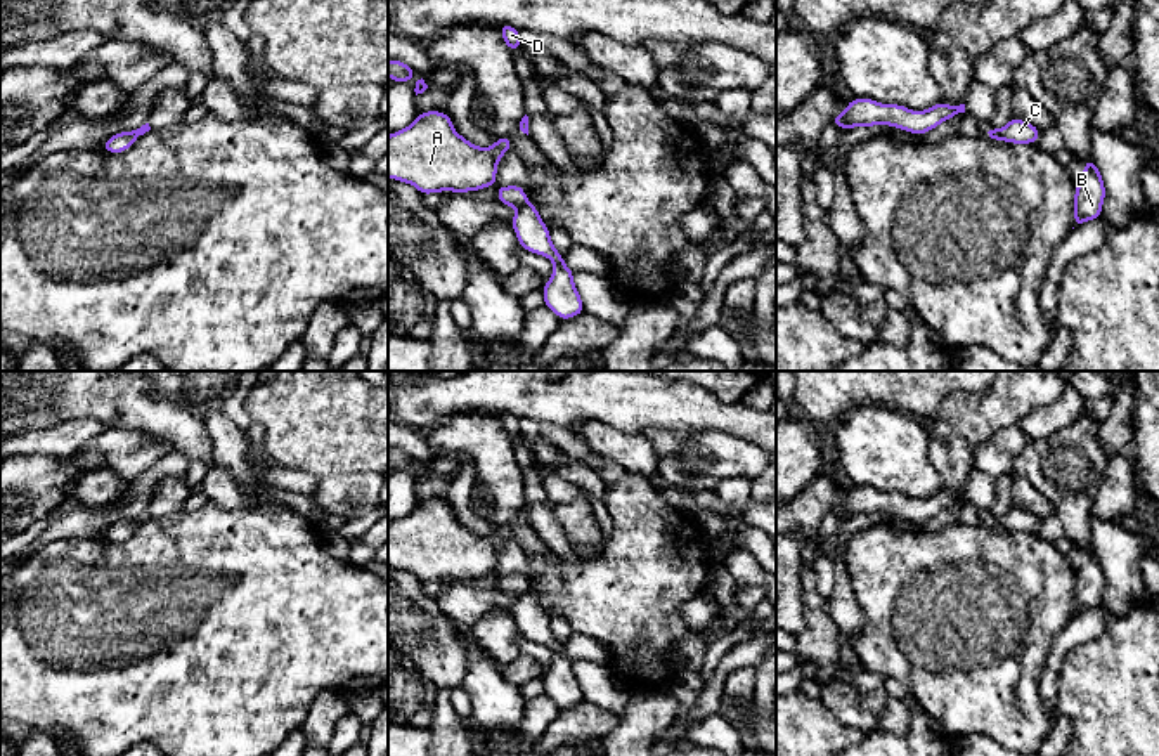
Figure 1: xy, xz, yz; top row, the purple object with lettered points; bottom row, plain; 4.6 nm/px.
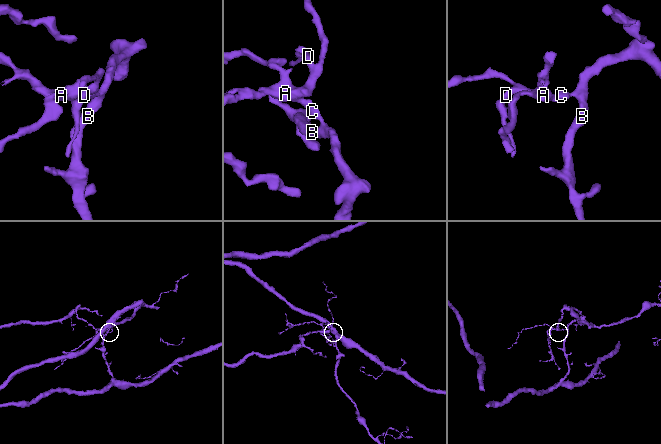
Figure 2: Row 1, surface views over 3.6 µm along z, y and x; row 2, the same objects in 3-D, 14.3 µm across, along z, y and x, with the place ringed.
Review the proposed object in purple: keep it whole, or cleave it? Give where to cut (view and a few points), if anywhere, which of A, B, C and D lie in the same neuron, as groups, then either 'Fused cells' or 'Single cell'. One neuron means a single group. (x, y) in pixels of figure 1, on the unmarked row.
Split along xz (527, 588), (518, 597). Groups: A D / B C. Fused cells

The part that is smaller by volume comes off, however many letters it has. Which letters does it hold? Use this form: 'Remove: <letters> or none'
Remove: A, D

